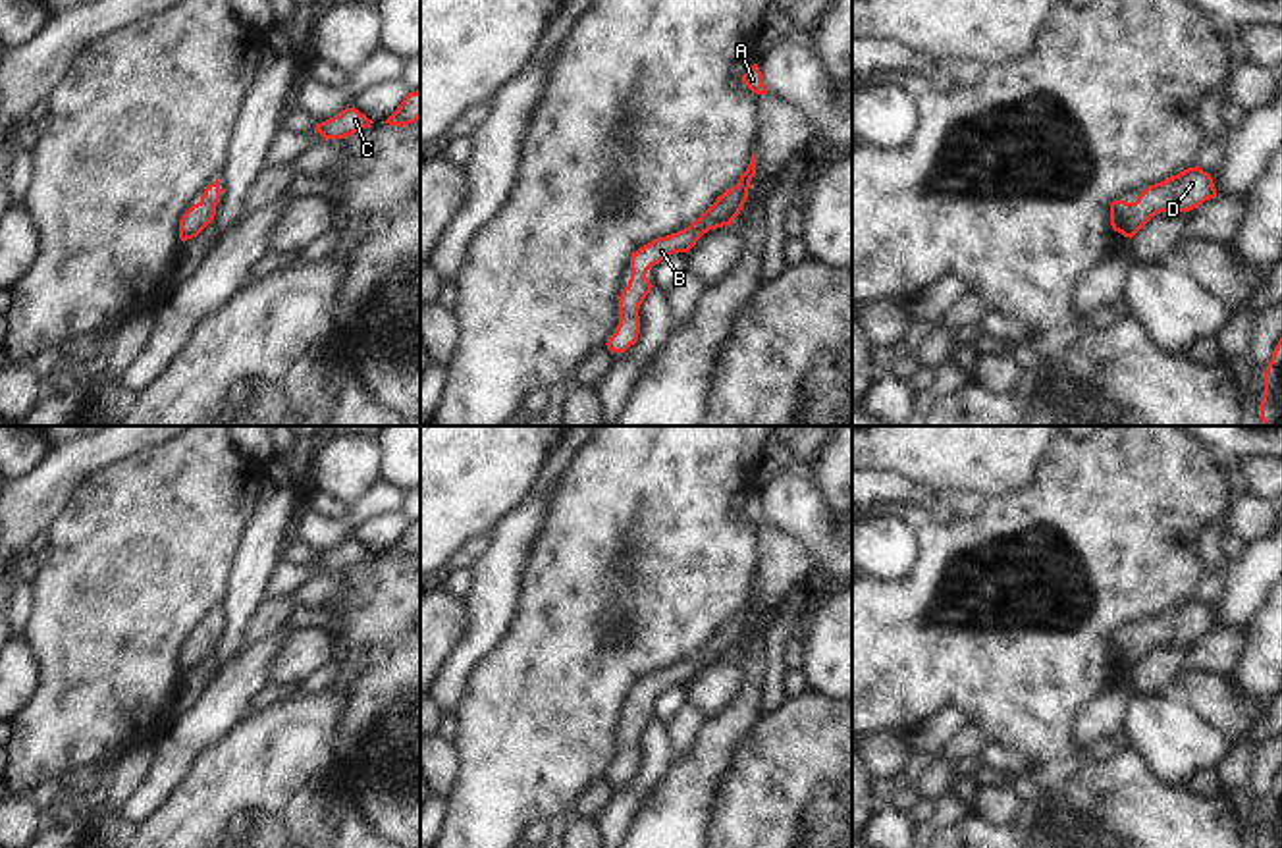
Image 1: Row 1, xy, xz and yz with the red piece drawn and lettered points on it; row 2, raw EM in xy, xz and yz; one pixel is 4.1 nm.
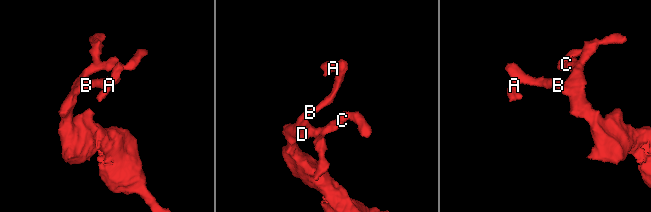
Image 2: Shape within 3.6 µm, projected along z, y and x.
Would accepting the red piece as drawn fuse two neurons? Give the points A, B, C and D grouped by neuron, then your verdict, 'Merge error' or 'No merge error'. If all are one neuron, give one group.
Groups: A B C D. No merge error

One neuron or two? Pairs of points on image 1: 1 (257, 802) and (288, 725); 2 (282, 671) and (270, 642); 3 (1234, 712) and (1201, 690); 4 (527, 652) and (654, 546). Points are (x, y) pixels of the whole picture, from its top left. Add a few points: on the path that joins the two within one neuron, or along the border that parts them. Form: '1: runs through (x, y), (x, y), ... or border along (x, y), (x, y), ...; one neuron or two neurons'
1: runs through (267, 783), (288, 744); one neuron
2: border along (292, 629), (272, 658), (267, 681); two neurons
3: runs through (1227, 710), (1209, 696); one neuron
4: runs through (558, 621), (615, 563), (623, 563); one neuron

